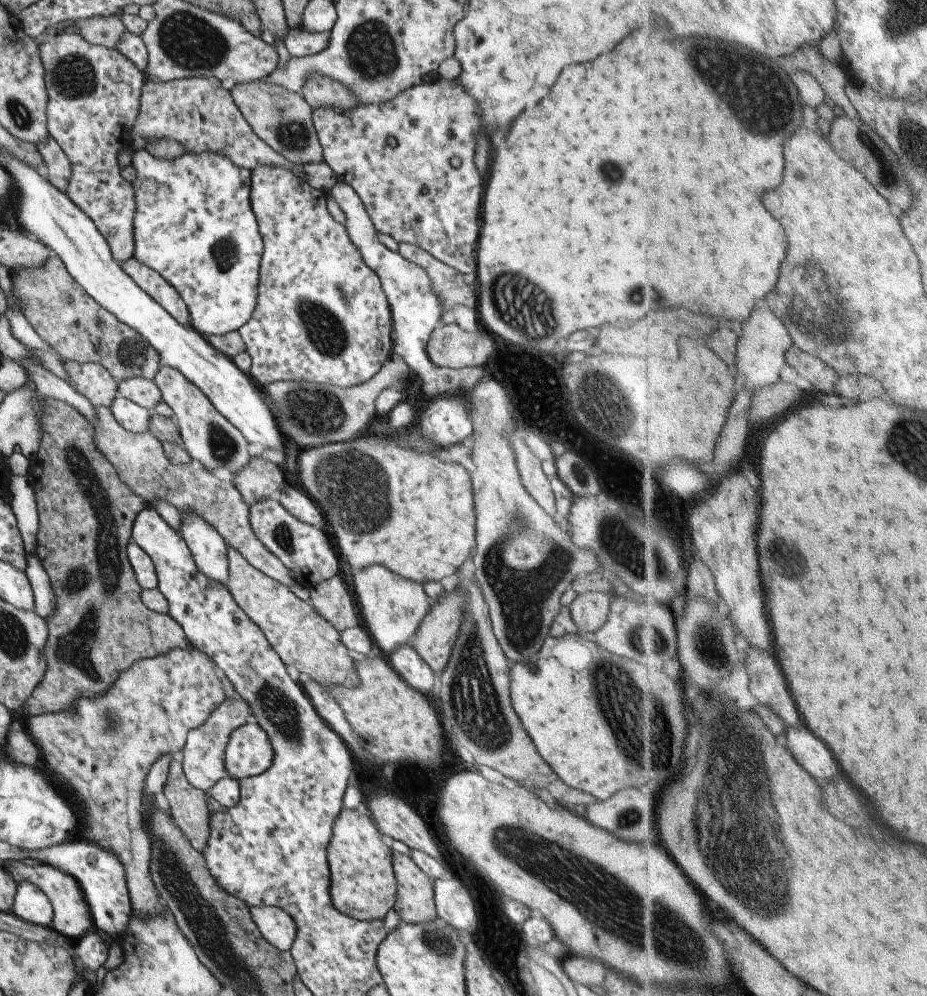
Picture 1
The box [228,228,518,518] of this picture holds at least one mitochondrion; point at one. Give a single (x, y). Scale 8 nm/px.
(314, 413)

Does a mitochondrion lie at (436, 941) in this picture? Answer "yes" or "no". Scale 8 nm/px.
yes

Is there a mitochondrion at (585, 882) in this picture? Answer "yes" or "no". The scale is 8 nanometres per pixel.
yes

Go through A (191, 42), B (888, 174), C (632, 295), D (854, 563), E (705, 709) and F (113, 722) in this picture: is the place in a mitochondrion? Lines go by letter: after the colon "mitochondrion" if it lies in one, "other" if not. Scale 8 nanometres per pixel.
A: mitochondrion
B: mitochondrion
C: mitochondrion
D: other
E: mitochondrion
F: mitochondrion

